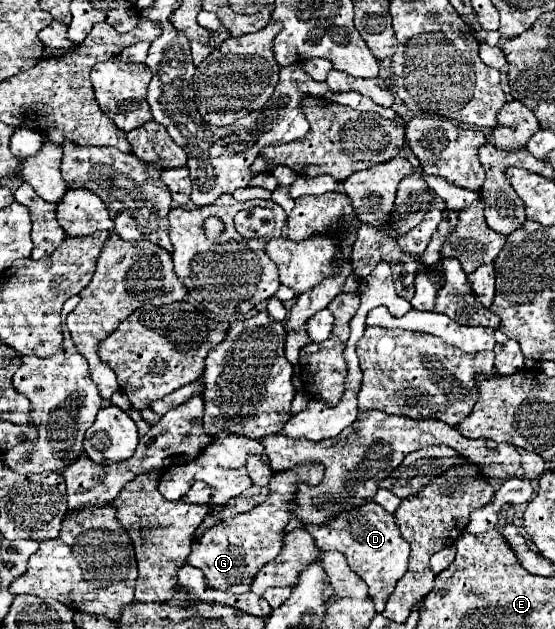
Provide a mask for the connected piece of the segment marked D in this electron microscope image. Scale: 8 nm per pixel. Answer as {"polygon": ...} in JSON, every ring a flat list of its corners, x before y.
{"polygon":[[366,502,356,510,340,512,326,526,308,524,304,528,312,534,318,550,336,550,346,556,348,566,368,584,368,594,374,602,376,612,382,612,388,596,396,588,396,582,406,574,410,554,410,544,400,536,394,516,388,514,380,504]]}

